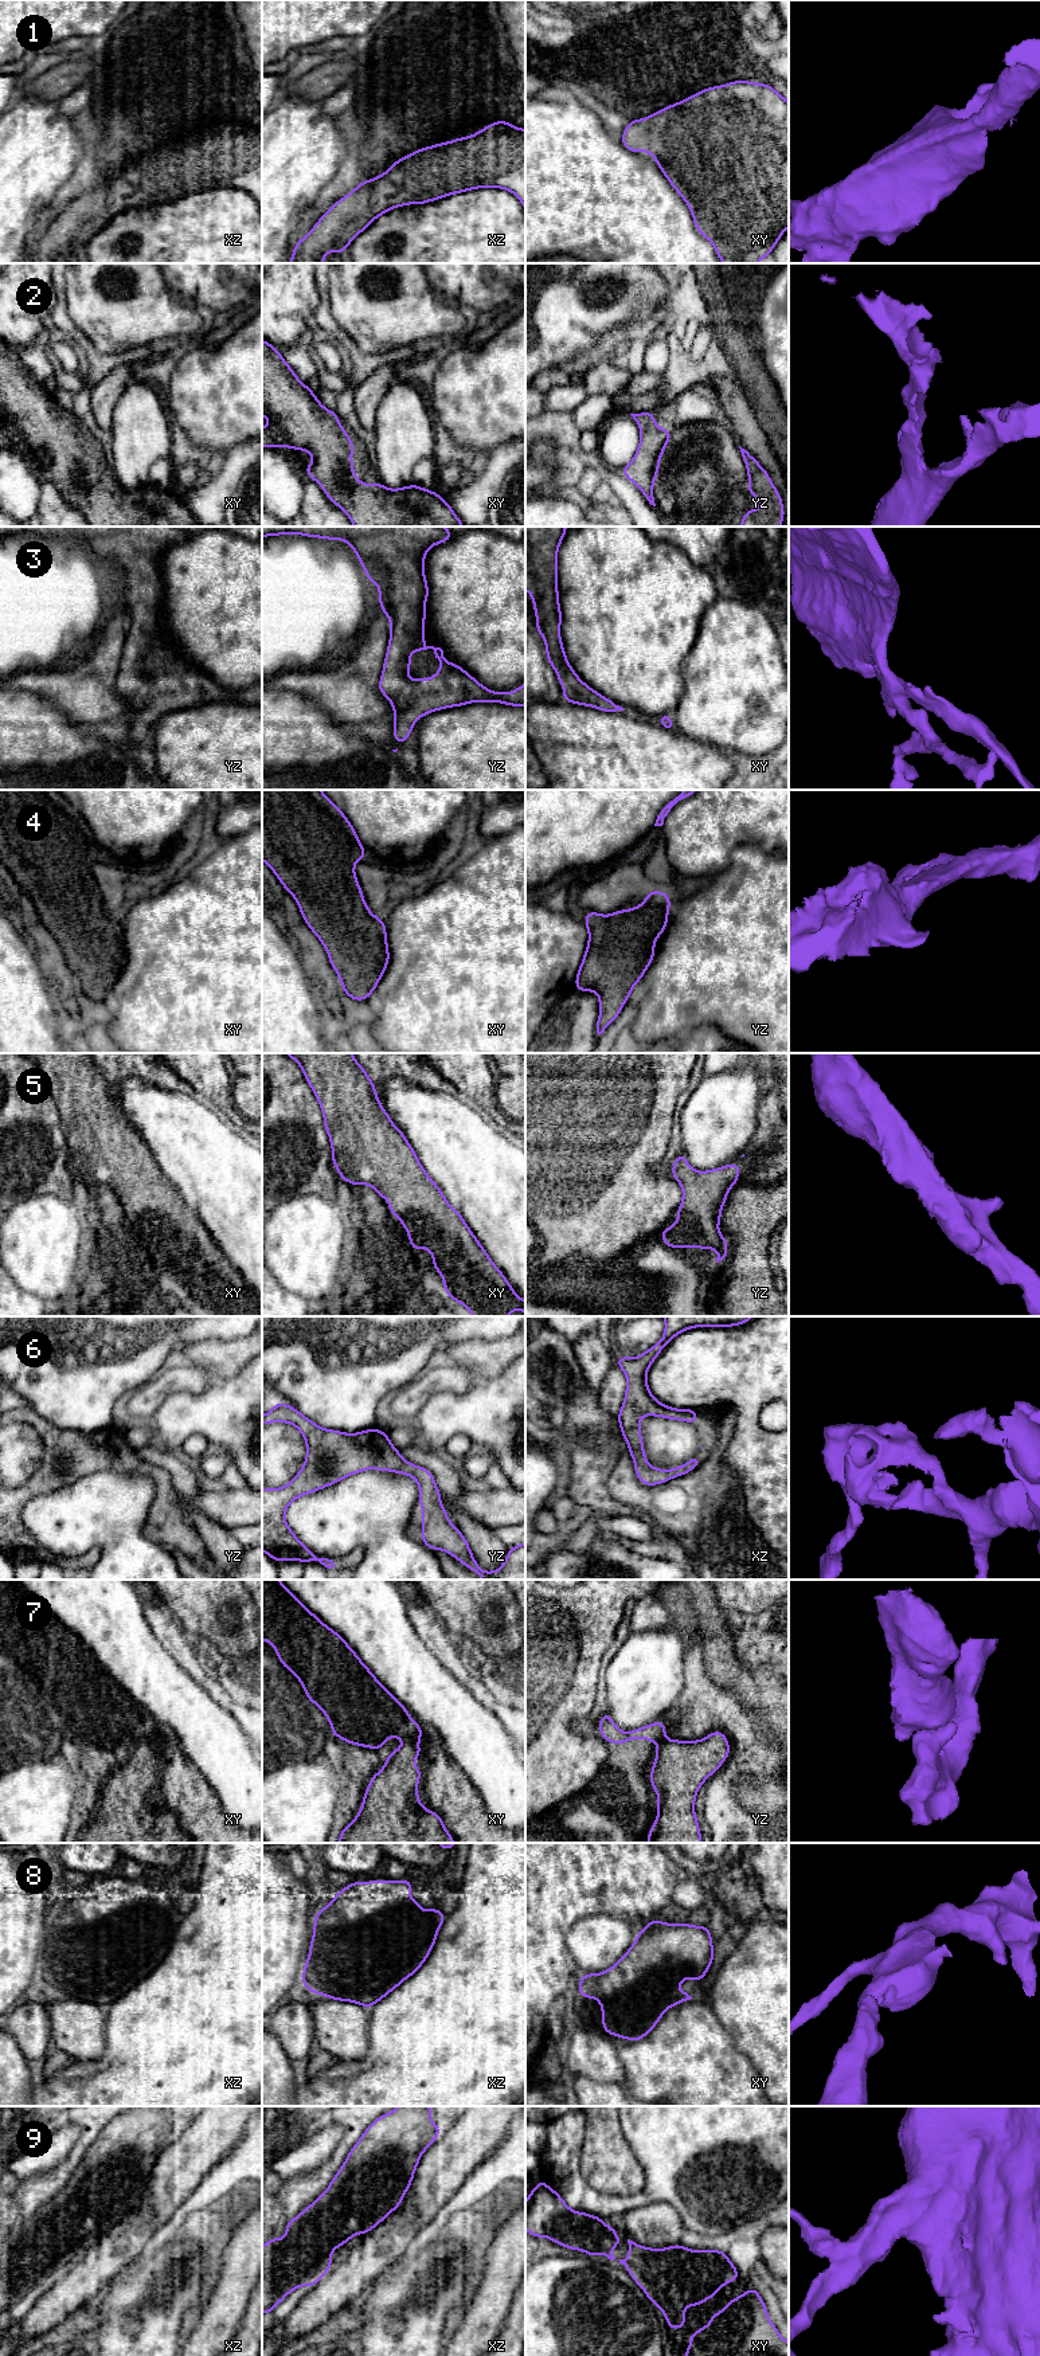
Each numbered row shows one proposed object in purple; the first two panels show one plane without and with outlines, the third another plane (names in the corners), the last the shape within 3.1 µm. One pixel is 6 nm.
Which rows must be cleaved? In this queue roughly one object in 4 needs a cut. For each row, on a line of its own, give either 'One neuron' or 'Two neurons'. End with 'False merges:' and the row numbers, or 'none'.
1: One neuron
2: One neuron
3: One neuron
4: One neuron
5: One neuron
6: One neuron
7: Two neurons
8: One neuron
9: One neuron
False merges: 7

